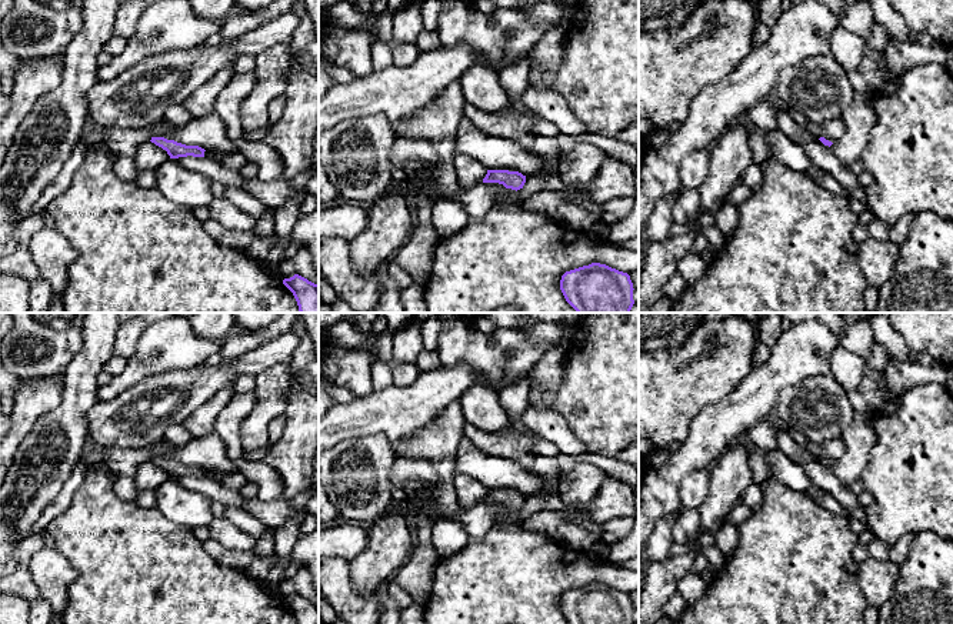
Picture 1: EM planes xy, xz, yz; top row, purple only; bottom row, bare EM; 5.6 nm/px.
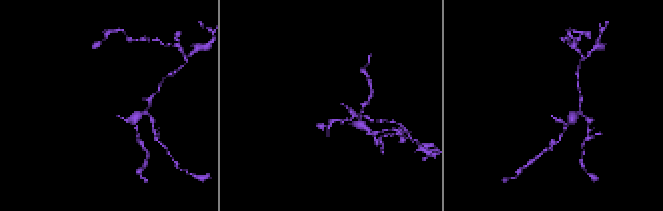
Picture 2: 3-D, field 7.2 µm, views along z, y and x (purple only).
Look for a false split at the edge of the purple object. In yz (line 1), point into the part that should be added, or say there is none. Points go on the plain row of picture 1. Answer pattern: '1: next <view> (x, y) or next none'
1: next none

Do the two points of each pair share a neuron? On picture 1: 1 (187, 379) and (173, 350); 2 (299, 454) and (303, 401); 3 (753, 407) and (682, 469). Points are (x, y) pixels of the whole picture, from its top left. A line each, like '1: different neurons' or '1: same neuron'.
1: different neurons
2: same neuron
3: same neuron

